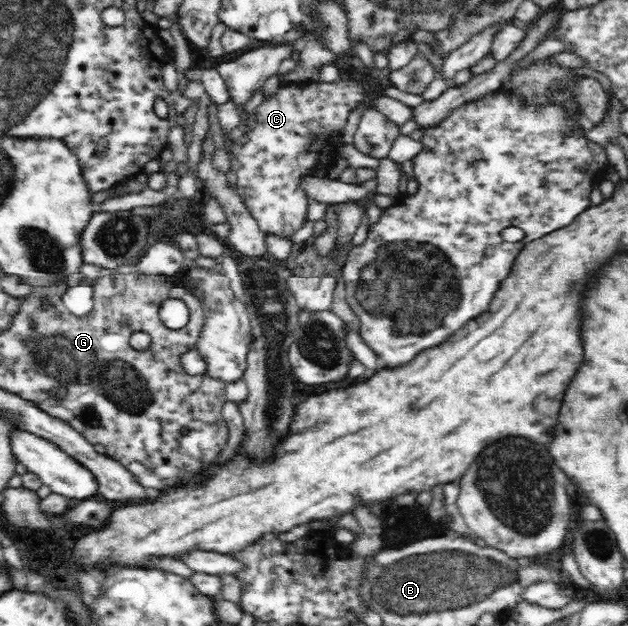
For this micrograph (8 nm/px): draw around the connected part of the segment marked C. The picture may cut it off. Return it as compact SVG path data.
M341 79L338 82L330 83L312 80L308 83L298 84L292 82L282 83L281 86L276 90L276 93L268 95L267 97L265 96L262 103L259 106L256 106L253 112L256 126L254 126L250 132L239 138L235 142L234 146L230 146L229 157L232 161L231 170L234 171L236 180L238 181L238 195L240 195L242 203L244 203L244 207L248 209L248 212L250 212L252 218L256 220L260 230L264 234L272 233L283 237L286 236L287 238L292 238L294 234L296 234L296 232L298 232L298 230L300 230L300 228L308 222L308 220L306 220L306 210L312 199L308 195L308 192L303 188L303 183L307 180L306 178L308 178L308 176L316 176L316 174L319 174L319 176L327 177L329 167L334 166L339 158L338 153L335 152L337 148L337 142L335 139L342 136L343 132L345 131L348 118L350 118L350 113L363 100L362 87L360 87L360 83L357 83L356 81L345 81Z

